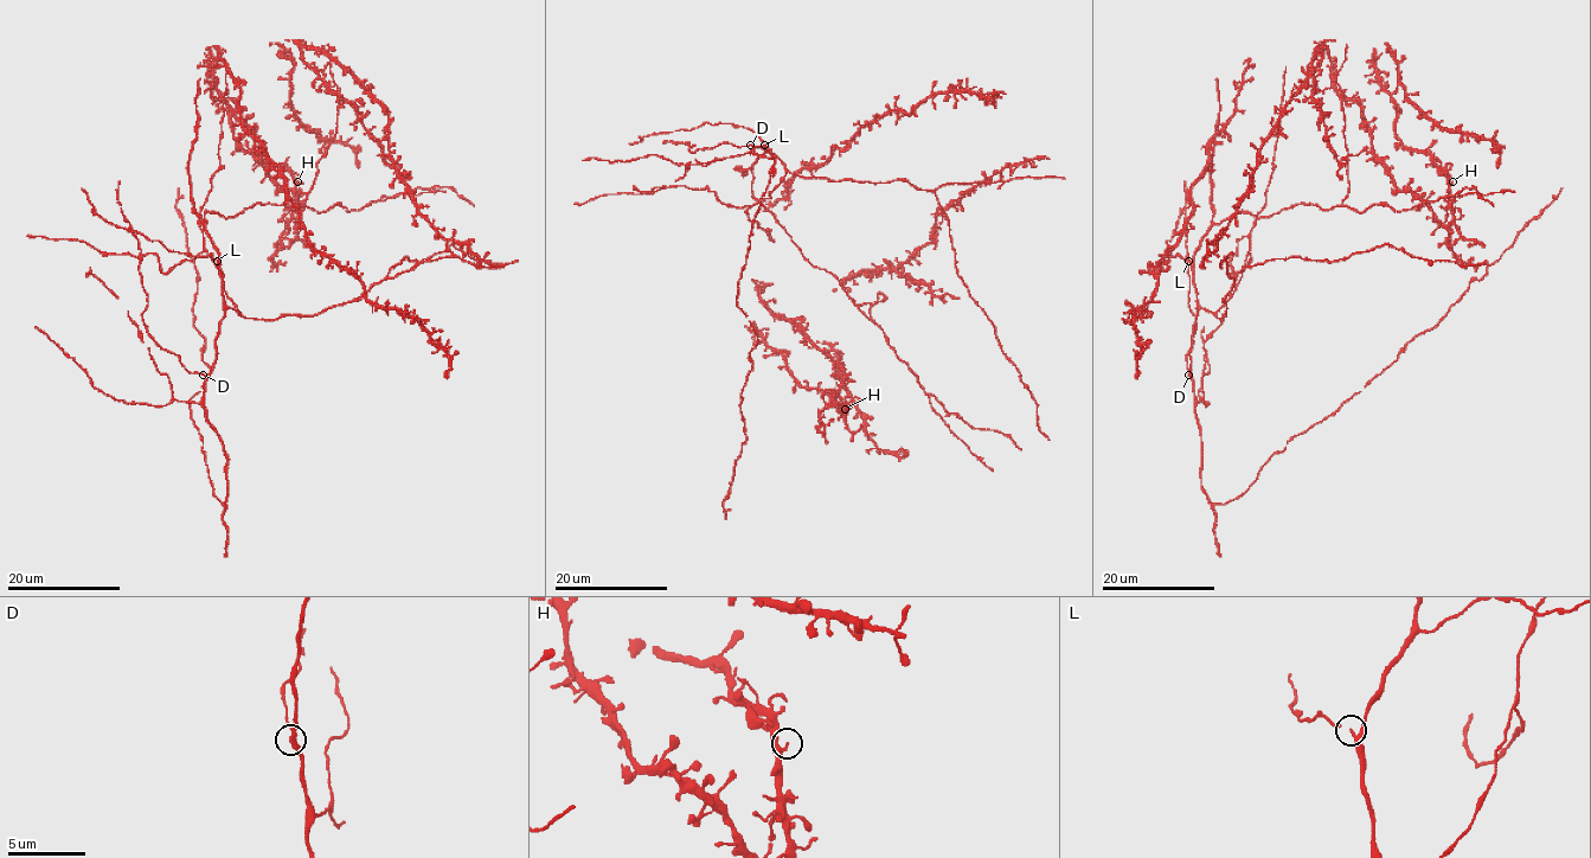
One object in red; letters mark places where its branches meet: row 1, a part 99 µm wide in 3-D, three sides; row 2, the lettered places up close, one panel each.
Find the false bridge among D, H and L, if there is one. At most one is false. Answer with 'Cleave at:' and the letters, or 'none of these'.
Cleave at: none of these

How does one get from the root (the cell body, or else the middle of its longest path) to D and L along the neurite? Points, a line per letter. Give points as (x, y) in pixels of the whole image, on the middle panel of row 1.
D: (786, 174), (786, 166), (777, 158), (763, 146), (750, 145)
L: (786, 174), (786, 166), (764, 145)

